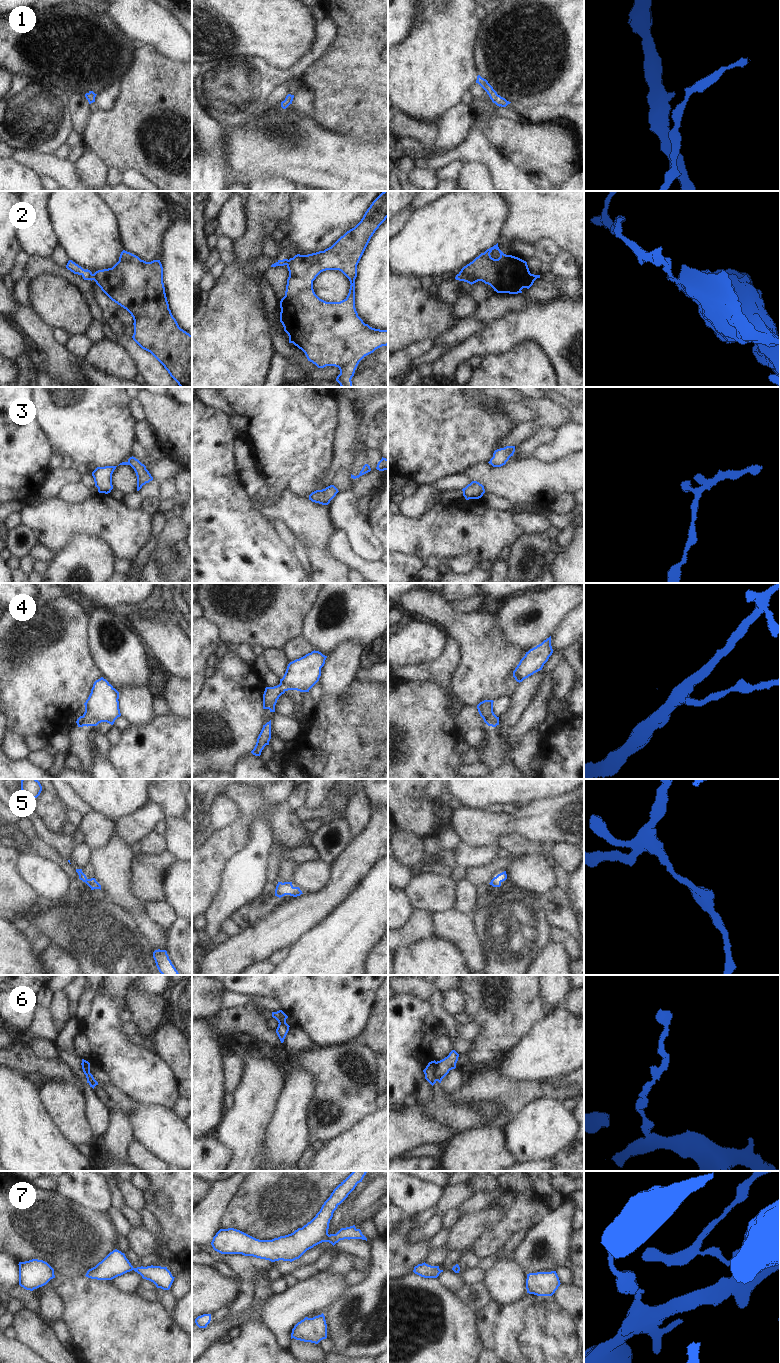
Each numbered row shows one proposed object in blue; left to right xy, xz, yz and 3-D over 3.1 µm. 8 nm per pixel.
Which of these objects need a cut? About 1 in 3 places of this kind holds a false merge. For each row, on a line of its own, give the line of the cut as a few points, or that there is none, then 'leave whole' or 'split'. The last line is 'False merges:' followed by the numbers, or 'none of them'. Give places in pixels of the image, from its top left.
1: no cut; leave whole
2: cut in xy along (92, 274), (93, 279); split
3: no cut; leave whole
4: no cut; leave whole
5: no cut; leave whole
6: cut in yz along (437, 1062), (434, 1068), (435, 1080); split
7: no cut; leave whole
False merges: 2, 6

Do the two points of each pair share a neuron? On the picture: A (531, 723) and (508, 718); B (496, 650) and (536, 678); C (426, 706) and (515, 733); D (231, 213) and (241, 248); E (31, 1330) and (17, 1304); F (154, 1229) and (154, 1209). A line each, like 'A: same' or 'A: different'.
A: different
B: different
C: different
D: different
E: different
F: different

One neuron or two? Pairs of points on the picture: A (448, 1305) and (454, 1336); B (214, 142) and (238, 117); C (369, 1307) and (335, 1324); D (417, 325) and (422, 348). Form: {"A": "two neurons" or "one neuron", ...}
{"A": "one neuron", "B": "two neurons", "C": "one neuron", "D": "two neurons"}

